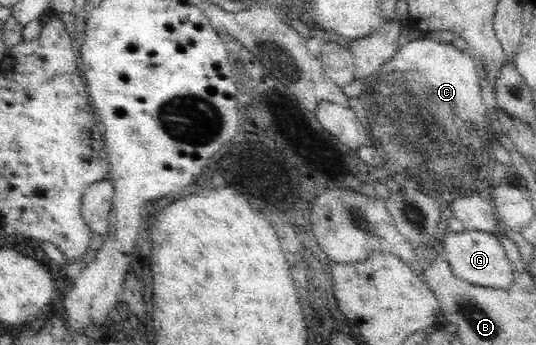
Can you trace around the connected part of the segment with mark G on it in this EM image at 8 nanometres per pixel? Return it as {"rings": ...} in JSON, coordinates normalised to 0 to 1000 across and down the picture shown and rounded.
{"rings":[[[869,664],[858,675],[838,672],[830,684],[828,730],[845,797],[879,826],[950,838],[959,817],[961,791],[942,739],[935,699],[924,678]]]}

